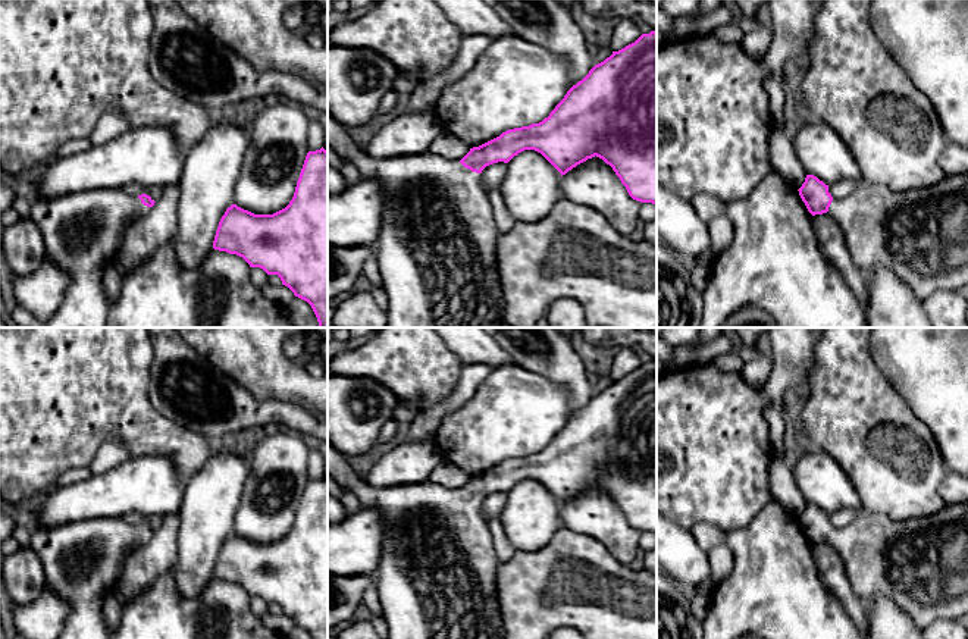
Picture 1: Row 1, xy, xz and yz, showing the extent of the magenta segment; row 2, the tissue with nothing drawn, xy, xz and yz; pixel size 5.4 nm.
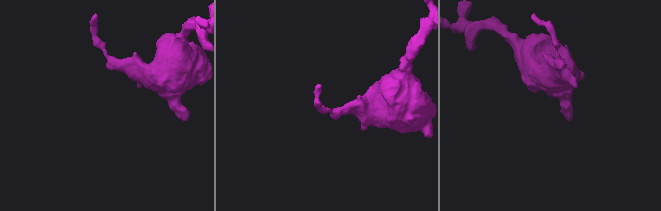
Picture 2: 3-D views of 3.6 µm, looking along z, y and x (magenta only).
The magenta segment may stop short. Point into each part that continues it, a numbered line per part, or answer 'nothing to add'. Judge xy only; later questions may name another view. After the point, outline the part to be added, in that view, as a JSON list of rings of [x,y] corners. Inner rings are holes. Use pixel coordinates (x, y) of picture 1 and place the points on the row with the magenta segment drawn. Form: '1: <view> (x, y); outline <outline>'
1: xy (82, 231); outline [[[122,188],[31,203],[29,217],[41,231],[46,257],[71,278],[60,307],[44,328],[106,328],[104,272],[118,260],[125,228],[150,210]]]

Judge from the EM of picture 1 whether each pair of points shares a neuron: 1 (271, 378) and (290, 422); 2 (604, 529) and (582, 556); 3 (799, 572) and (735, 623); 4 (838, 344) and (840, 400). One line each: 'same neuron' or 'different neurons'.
1: different neurons
2: different neurons
3: same neuron
4: same neuron

